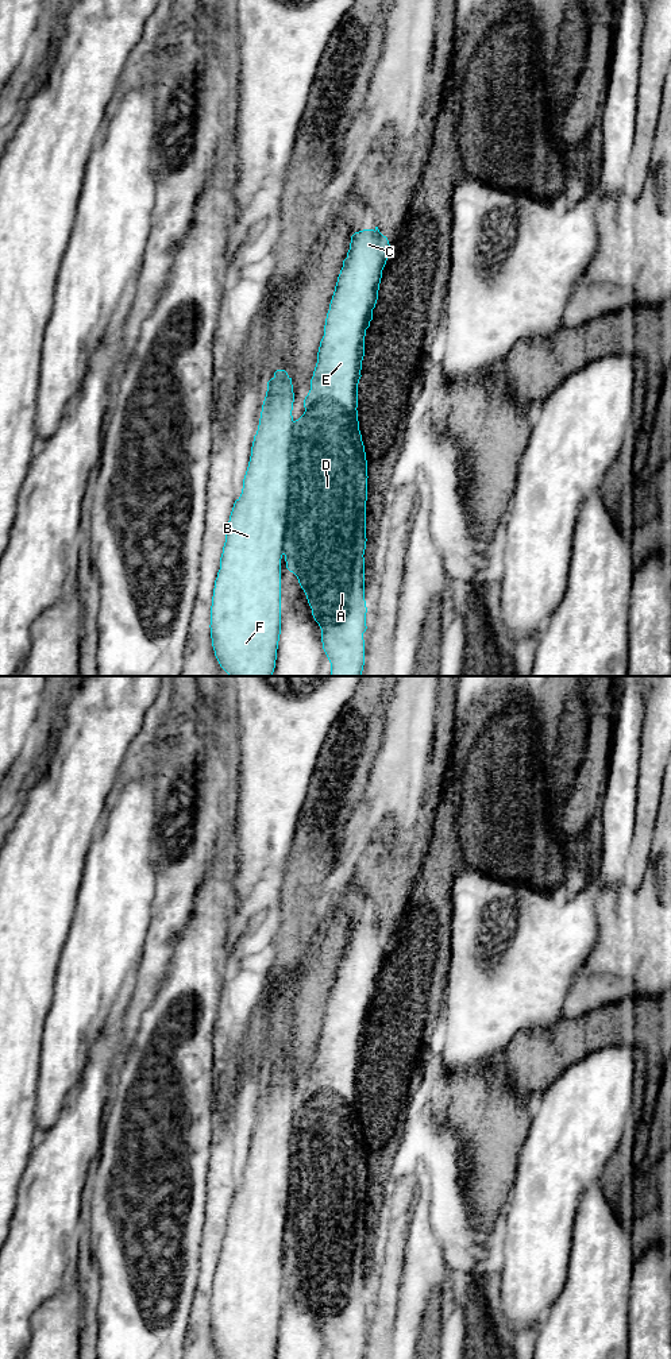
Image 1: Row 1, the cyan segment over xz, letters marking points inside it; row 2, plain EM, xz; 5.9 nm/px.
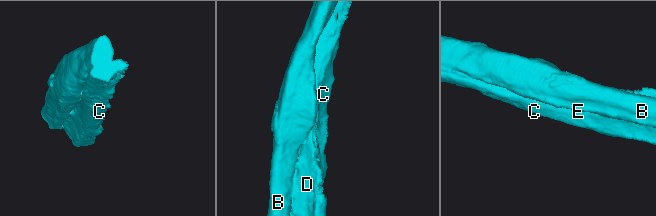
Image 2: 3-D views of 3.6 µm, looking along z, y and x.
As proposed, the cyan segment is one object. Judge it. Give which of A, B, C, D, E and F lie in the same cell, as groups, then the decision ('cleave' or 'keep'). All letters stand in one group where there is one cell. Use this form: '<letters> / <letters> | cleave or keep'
A B D E F / C | cleave

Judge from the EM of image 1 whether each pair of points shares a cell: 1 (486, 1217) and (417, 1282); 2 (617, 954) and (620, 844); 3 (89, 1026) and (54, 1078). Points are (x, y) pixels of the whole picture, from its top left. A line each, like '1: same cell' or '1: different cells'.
1: different cells
2: different cells
3: same cell

